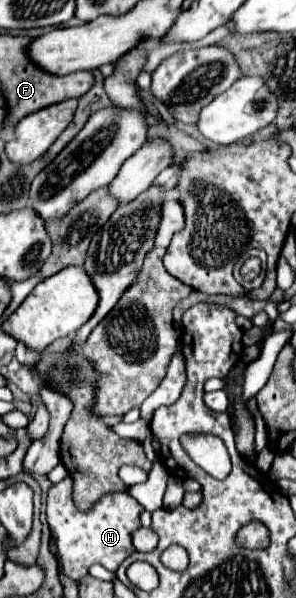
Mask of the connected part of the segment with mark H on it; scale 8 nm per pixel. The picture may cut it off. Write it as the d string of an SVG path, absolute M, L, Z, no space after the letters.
M65 477L49 489L47 497L47 521L55 535L57 549L65 573L71 579L81 579L93 563L103 565L109 571L117 571L119 565L135 551L131 543L131 531L139 527L139 513L143 507L127 493L107 493L89 511L79 511L73 501L73 479Z

